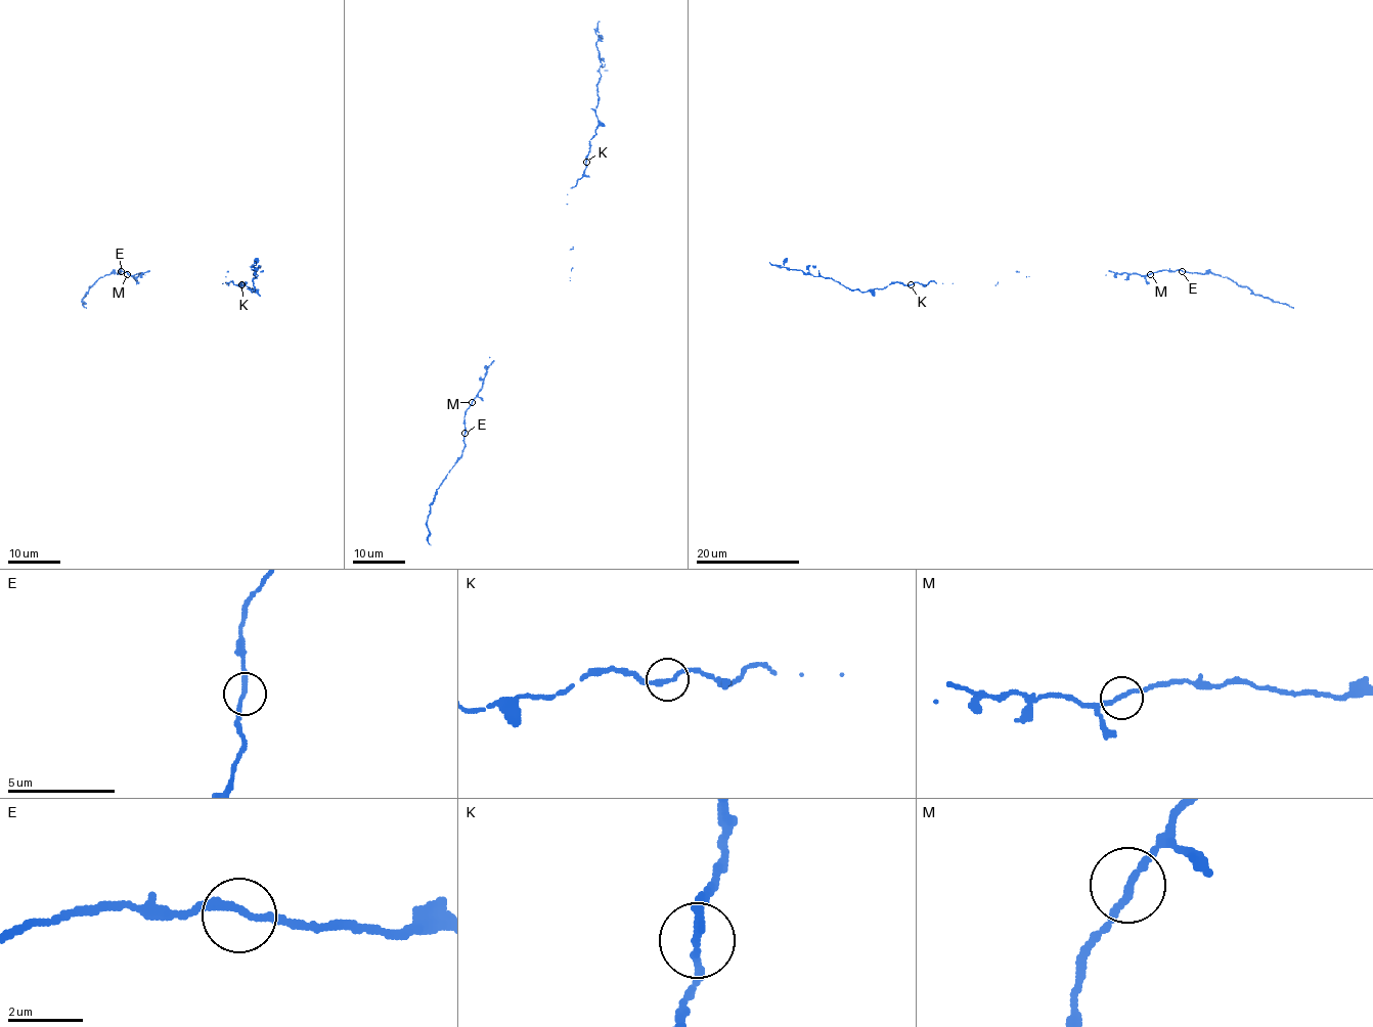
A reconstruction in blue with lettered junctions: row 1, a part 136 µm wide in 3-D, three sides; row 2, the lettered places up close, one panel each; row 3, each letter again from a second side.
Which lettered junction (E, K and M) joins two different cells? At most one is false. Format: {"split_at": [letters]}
{"split_at": []}

